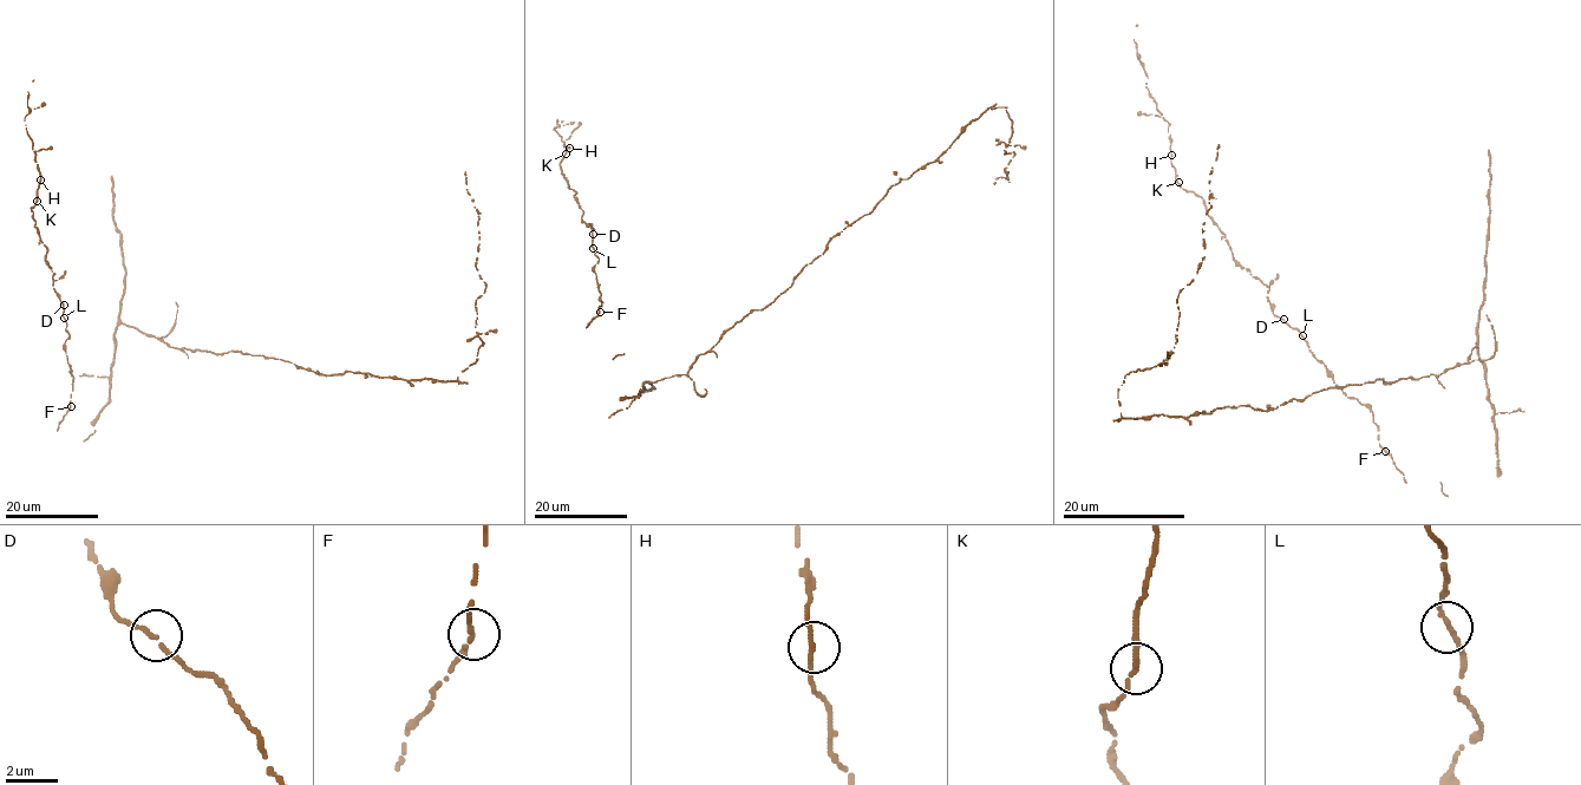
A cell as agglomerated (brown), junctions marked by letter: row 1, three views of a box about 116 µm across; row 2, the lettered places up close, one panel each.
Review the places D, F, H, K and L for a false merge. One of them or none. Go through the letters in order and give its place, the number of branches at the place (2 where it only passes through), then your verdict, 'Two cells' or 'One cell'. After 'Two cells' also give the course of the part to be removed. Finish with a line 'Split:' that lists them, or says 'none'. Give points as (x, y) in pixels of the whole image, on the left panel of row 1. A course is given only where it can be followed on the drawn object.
D: Place: (64, 305). Branches: 2. One cell
F: Place: (71, 406). Branches: 2. One cell
H: Place: (40, 180). Branches: 2. One cell
K: Place: (37, 201). Branches: 2. One cell
L: Place: (64, 318). Branches: 2. One cell
Split: none

